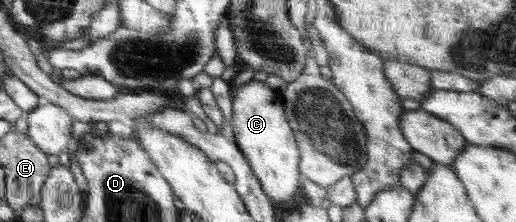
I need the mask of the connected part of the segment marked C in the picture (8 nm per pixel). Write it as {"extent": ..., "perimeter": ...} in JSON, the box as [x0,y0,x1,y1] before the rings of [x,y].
{"extent":[232,80,301,204],"perimeter":[[[251,80],[246,83],[243,87],[236,88],[232,90],[233,98],[232,98],[232,129],[235,135],[235,142],[237,143],[237,146],[240,148],[240,151],[246,156],[246,159],[248,160],[248,163],[250,164],[250,167],[252,168],[252,171],[254,172],[254,175],[258,178],[258,181],[261,183],[262,189],[264,190],[264,193],[270,197],[272,201],[274,201],[274,204],[276,203],[290,203],[290,201],[296,201],[298,197],[300,197],[300,187],[301,183],[298,182],[298,179],[300,179],[300,172],[299,172],[299,149],[296,143],[296,138],[294,137],[294,132],[292,131],[292,128],[289,126],[288,120],[285,116],[285,107],[282,102],[281,95],[277,93],[277,91],[274,91],[270,89],[270,87],[262,81],[256,81]]]}

